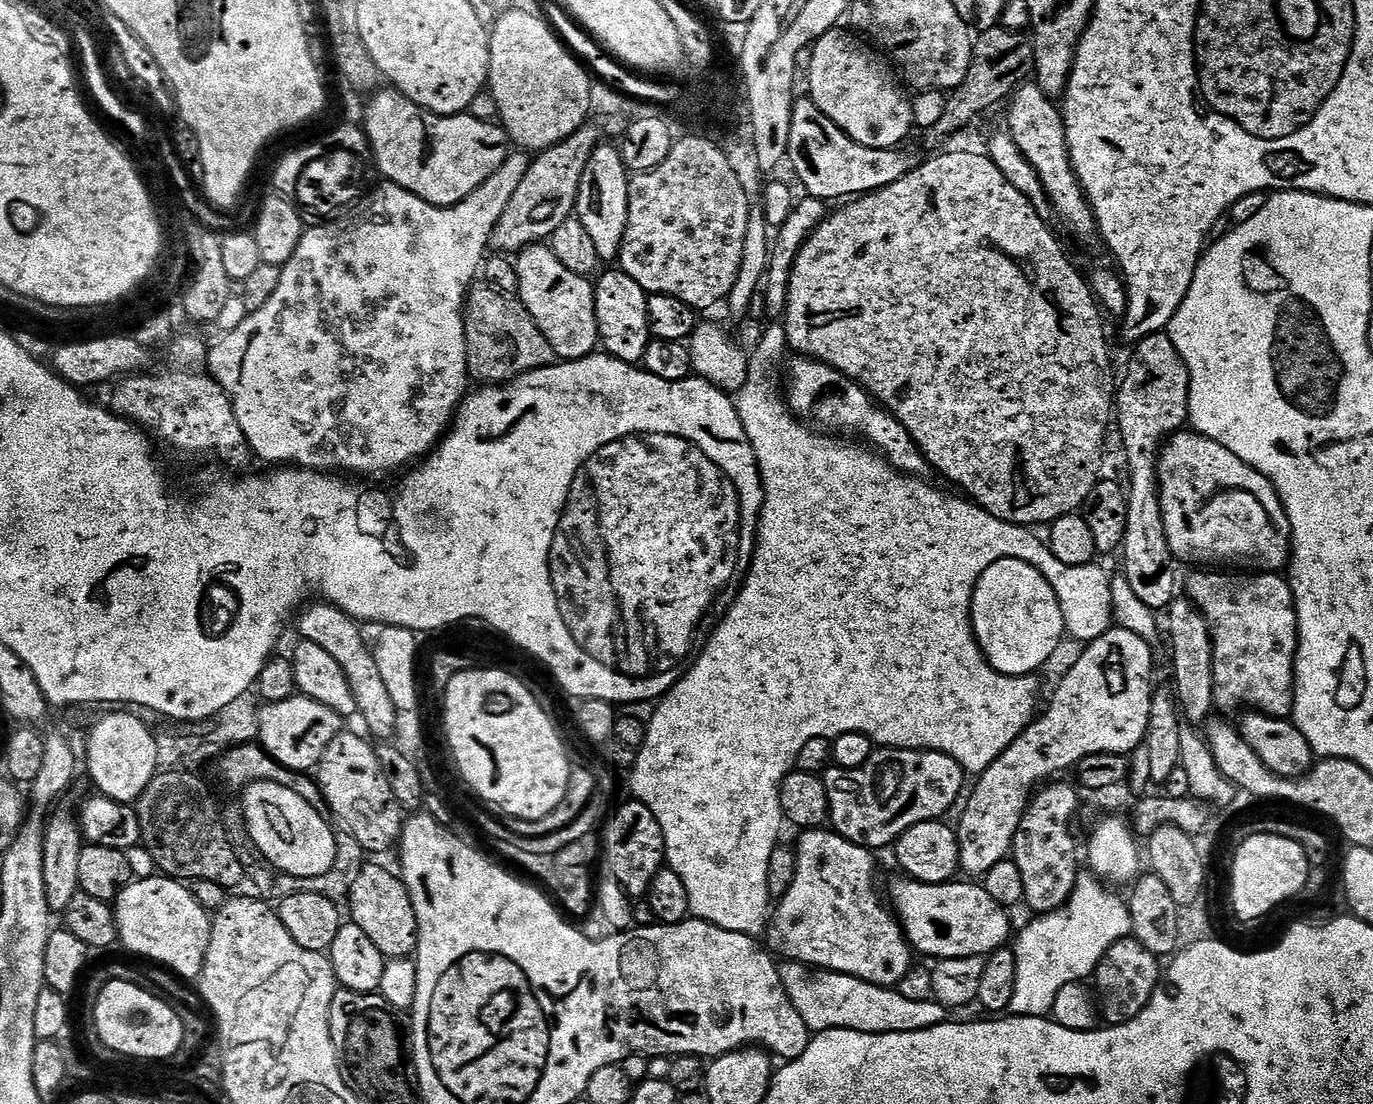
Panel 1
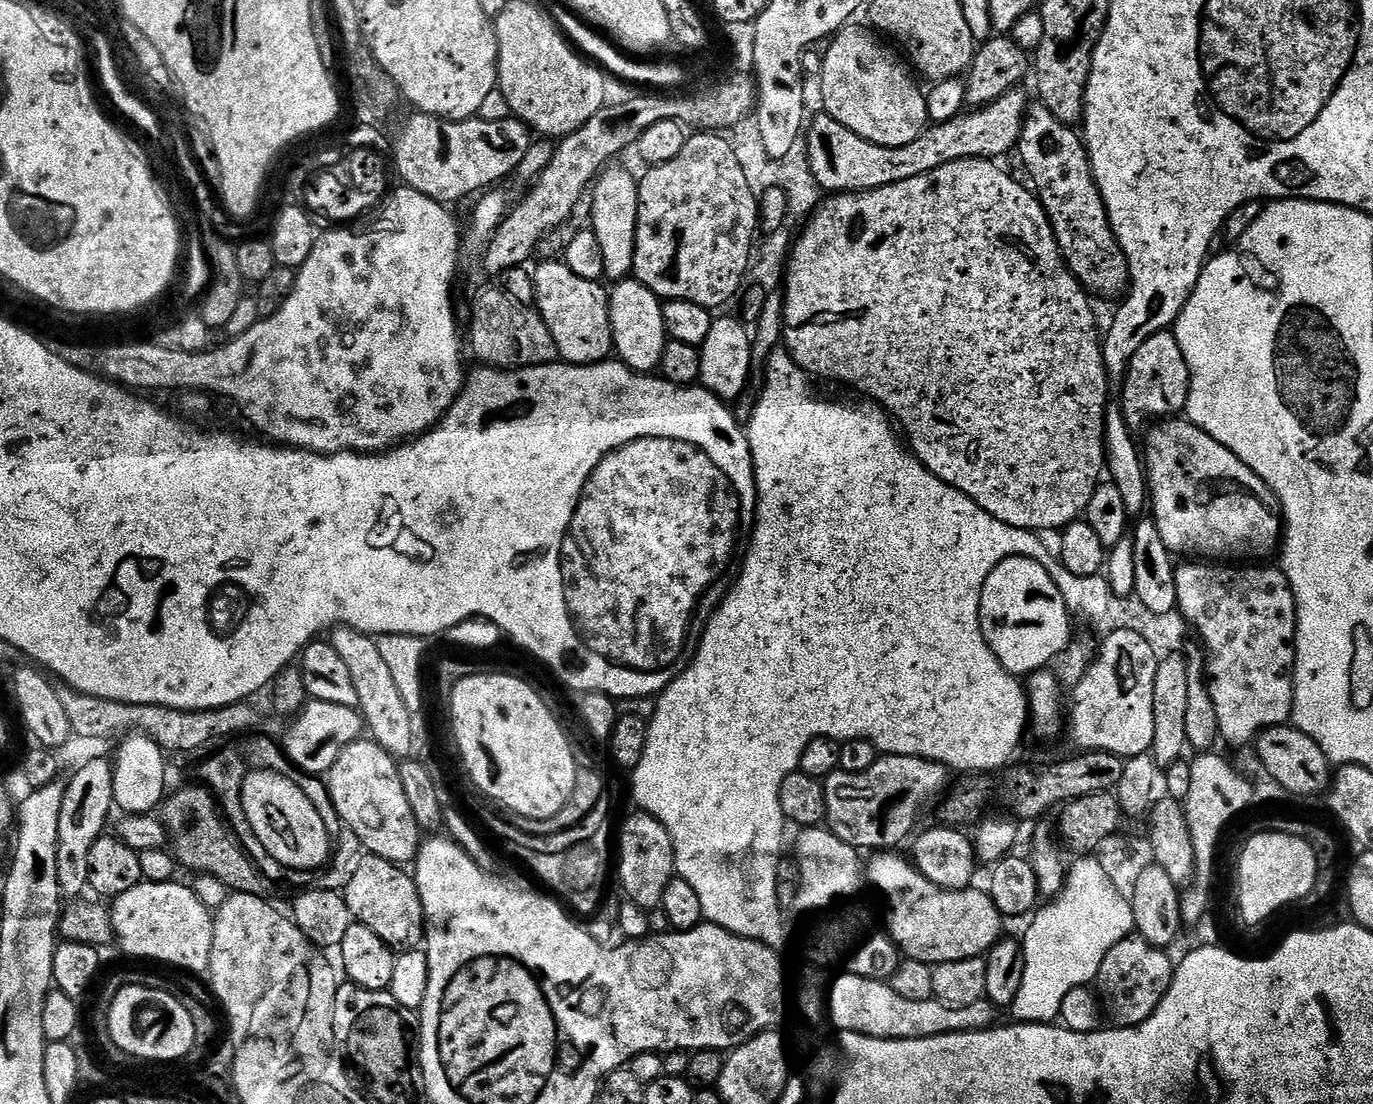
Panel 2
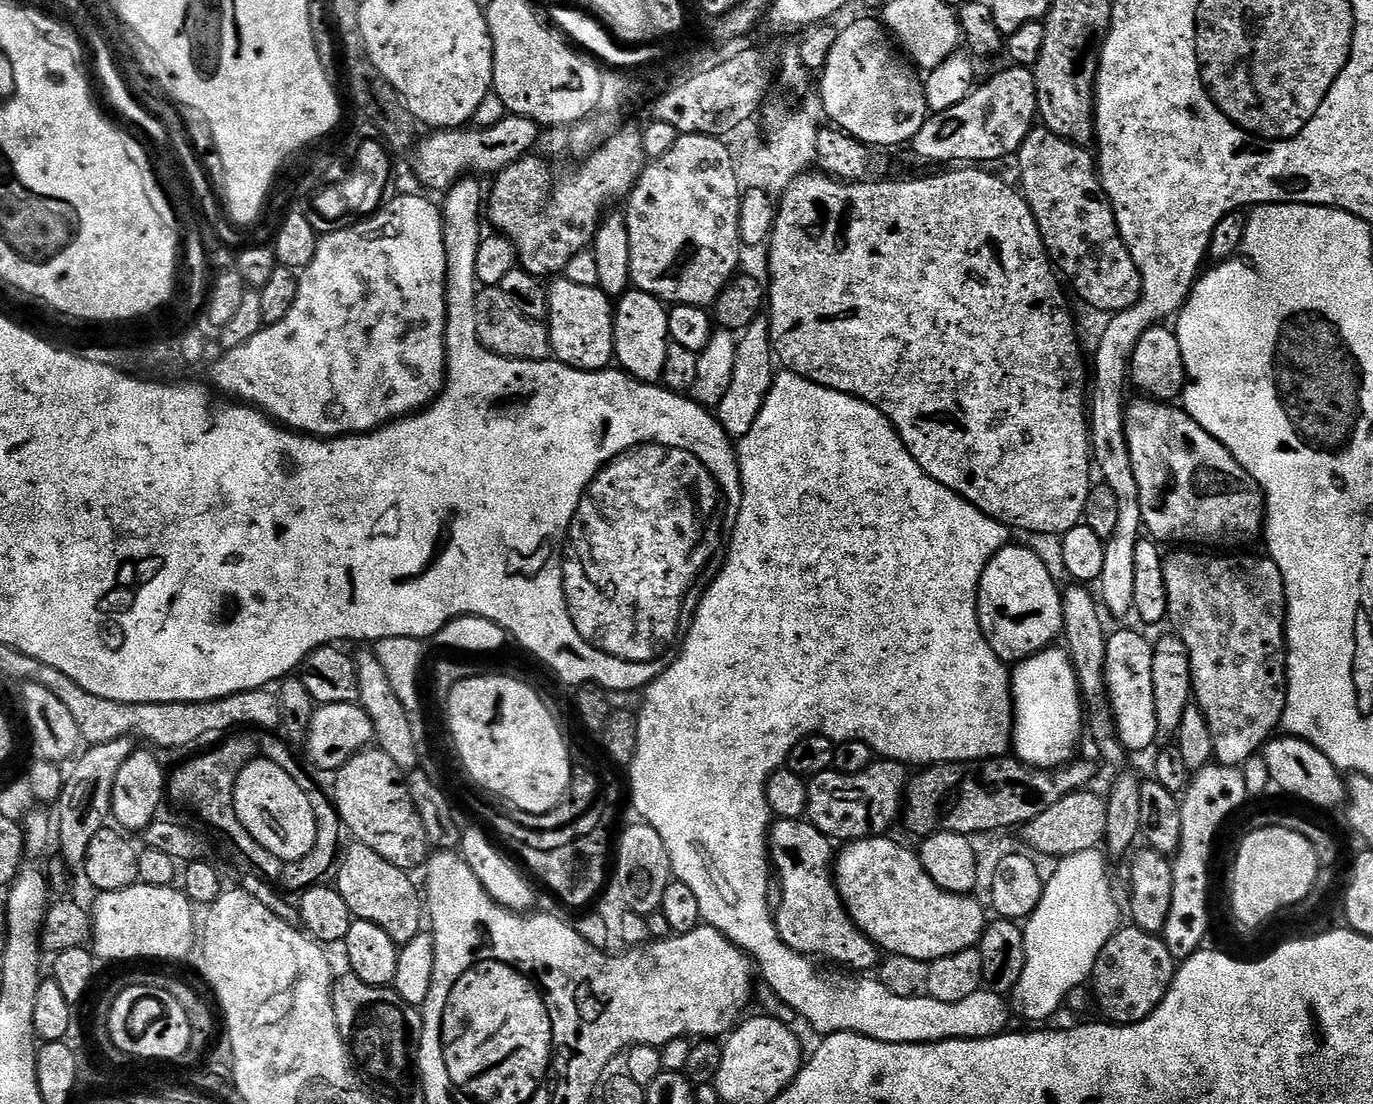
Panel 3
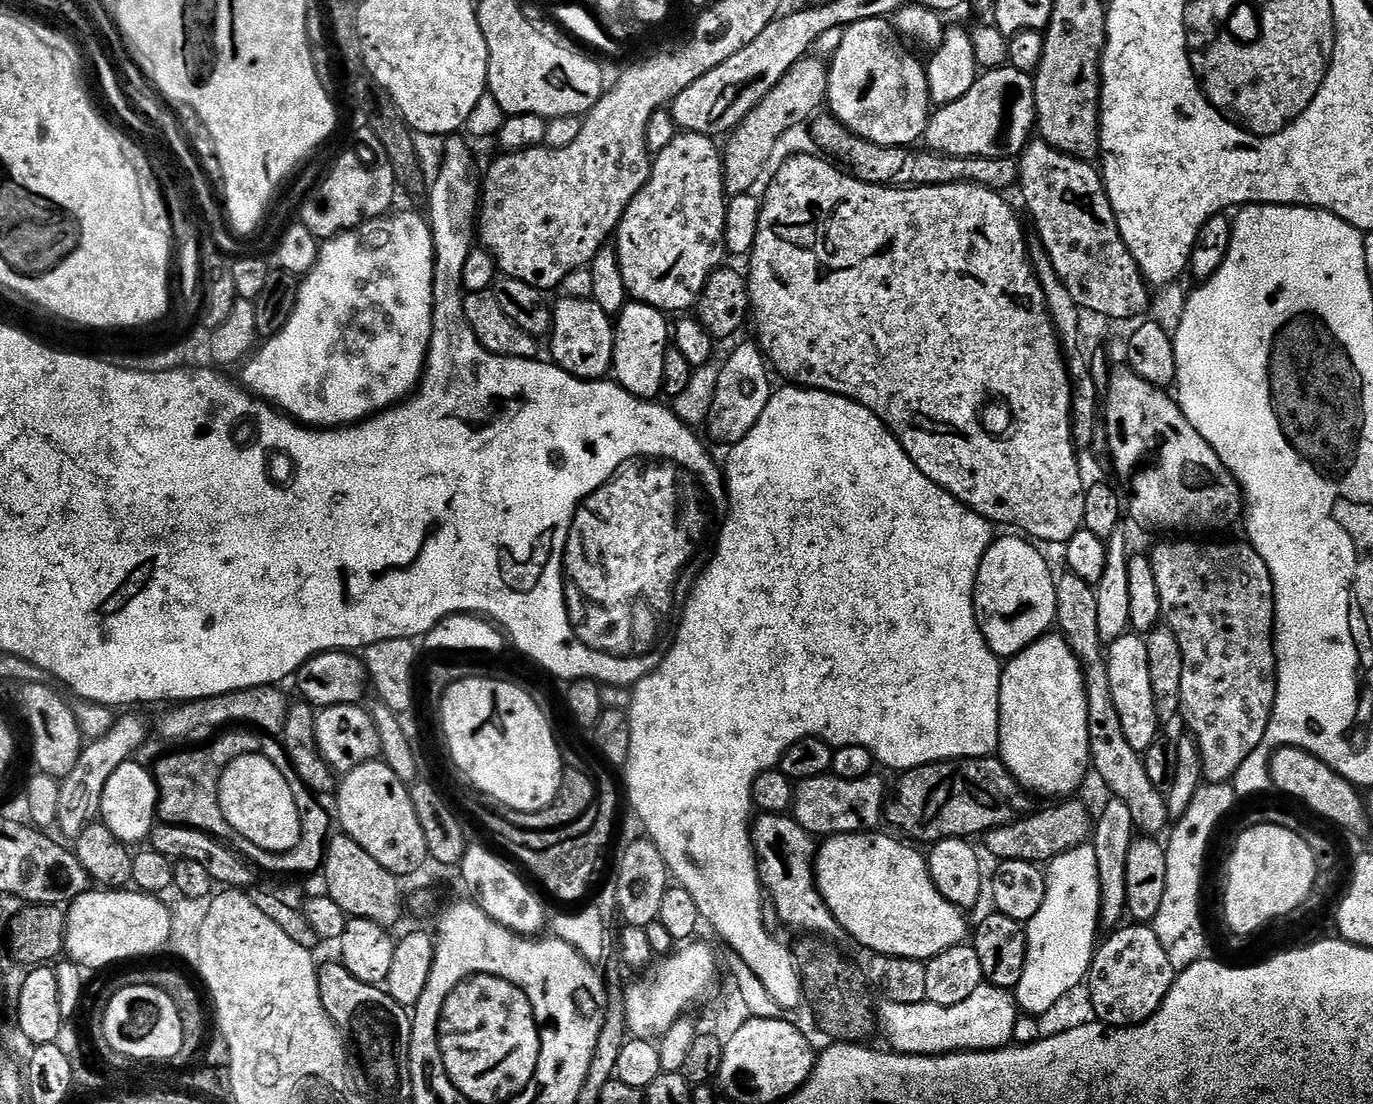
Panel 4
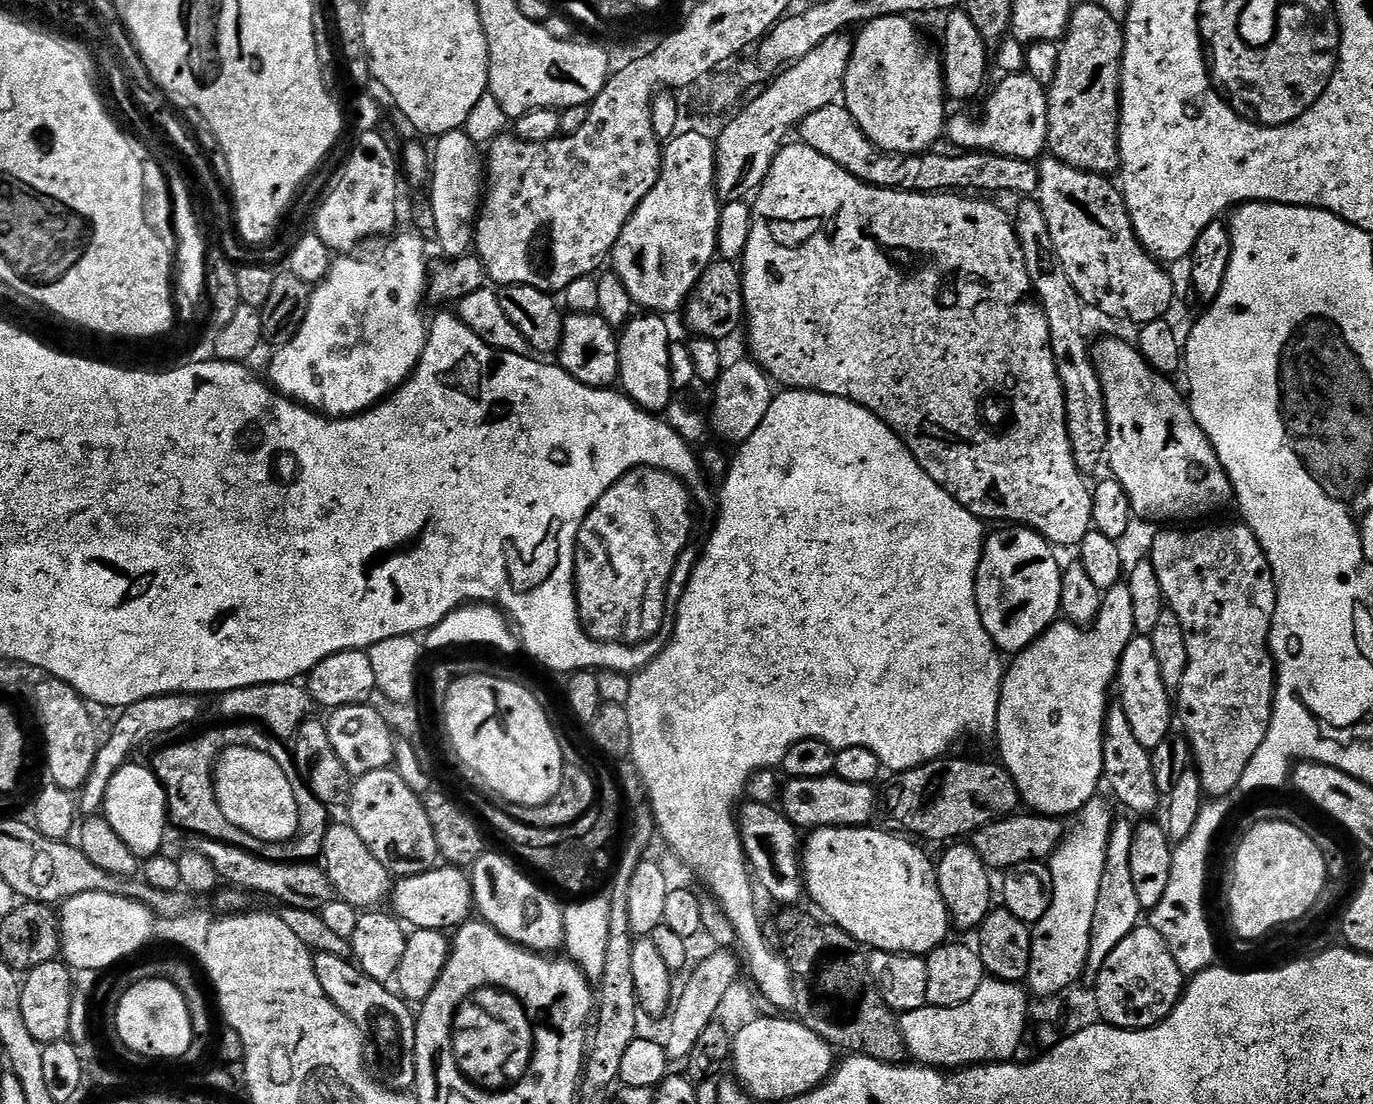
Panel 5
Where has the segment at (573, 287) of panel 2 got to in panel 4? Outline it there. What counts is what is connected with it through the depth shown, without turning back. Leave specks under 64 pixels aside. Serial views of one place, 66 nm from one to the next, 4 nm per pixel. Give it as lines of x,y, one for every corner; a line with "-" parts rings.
564,298
554,308
554,327
551,359
581,380
602,380
613,371
616,359
616,330
614,320
608,317
609,309
591,298

